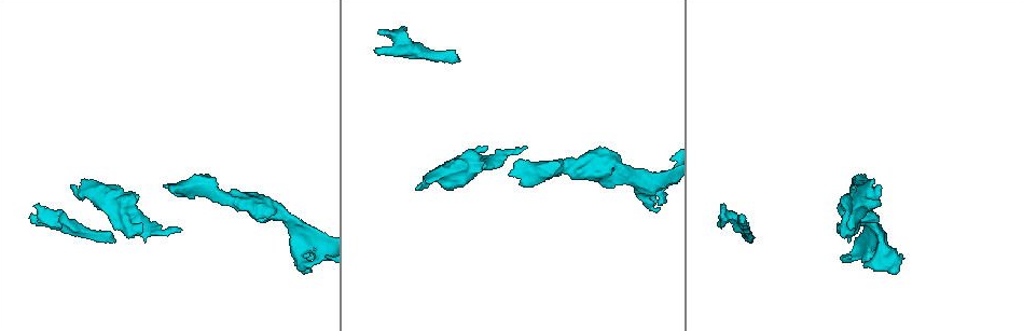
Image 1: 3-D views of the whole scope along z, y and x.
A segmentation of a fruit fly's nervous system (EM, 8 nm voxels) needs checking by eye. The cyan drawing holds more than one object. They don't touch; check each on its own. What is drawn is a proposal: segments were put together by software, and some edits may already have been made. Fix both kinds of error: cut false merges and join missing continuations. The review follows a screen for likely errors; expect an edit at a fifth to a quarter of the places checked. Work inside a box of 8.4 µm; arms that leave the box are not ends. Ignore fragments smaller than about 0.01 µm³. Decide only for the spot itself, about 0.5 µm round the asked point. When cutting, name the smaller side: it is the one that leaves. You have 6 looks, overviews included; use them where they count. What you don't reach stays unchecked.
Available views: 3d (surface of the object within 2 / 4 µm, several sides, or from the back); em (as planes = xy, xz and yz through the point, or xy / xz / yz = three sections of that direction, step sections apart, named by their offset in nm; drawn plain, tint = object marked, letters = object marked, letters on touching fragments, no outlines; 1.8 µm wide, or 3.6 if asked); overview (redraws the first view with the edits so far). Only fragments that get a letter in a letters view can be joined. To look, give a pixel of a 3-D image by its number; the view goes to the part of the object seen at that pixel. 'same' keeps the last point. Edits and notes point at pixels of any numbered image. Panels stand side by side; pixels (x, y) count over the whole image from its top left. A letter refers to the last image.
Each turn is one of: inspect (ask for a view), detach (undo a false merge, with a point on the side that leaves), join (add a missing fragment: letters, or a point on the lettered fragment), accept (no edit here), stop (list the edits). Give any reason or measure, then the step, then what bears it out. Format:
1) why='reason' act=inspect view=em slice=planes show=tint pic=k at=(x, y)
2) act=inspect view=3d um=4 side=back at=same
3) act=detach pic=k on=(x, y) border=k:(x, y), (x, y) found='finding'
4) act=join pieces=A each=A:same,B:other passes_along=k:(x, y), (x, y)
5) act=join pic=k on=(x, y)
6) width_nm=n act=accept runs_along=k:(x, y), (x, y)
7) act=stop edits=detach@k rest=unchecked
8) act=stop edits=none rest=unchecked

act=inspect view=3d um=2 pic=1 at=(485, 146)

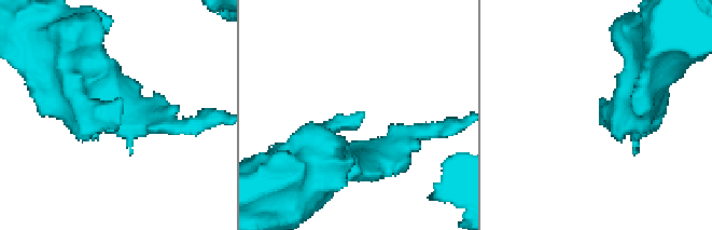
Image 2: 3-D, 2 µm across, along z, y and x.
why='shape alone is not enough' act=inspect view=em slice=planes show=letters pic=2 at=(602, 102)

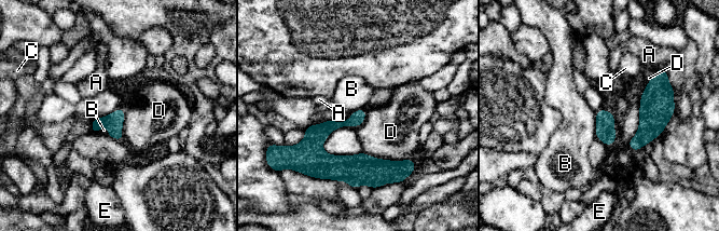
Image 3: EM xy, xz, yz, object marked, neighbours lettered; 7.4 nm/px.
longest_contact=D:400nm act=accept each=A:other,B:other,C:other,D:other,E:other border=3:(595, 112), (596, 137) found='none of them fits'

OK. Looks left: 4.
why='branch stops here' act=inspect view=em slice=xz step=16 show=letters pic=1 at=(749, 240)

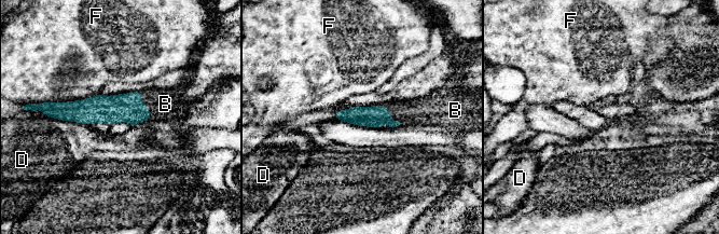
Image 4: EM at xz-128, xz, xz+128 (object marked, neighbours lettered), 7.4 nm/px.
longest_contact=F:380nm act=join pic=4 on=(165, 104) each=B:same,D:other,F:other found='it goes on there'

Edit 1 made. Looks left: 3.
why='arms part here' act=inspect view=em slice=yz step=4 show=tint pic=1 at=(873, 230)

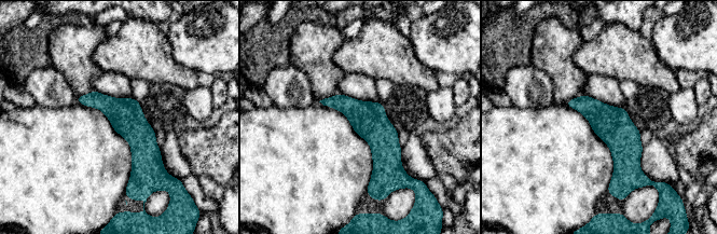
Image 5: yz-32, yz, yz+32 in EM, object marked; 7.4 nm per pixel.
act=inspect view=em slice=planes show=letters at=same

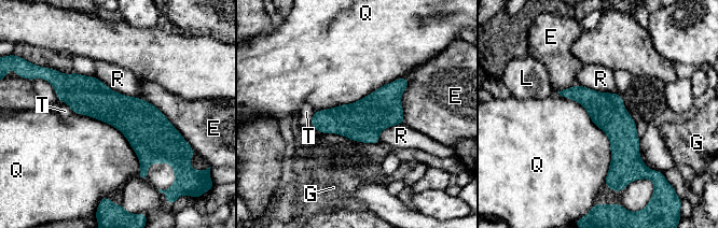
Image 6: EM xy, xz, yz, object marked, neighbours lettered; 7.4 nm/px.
act=accept each=E:other,G:other,L:other,Q:other,R:other,T:other runs_along=6:(57, 85), (152, 134), (176, 134) found='continuous, no second cell'

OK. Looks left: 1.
act=stop edits=join@4 rest=unchecked

